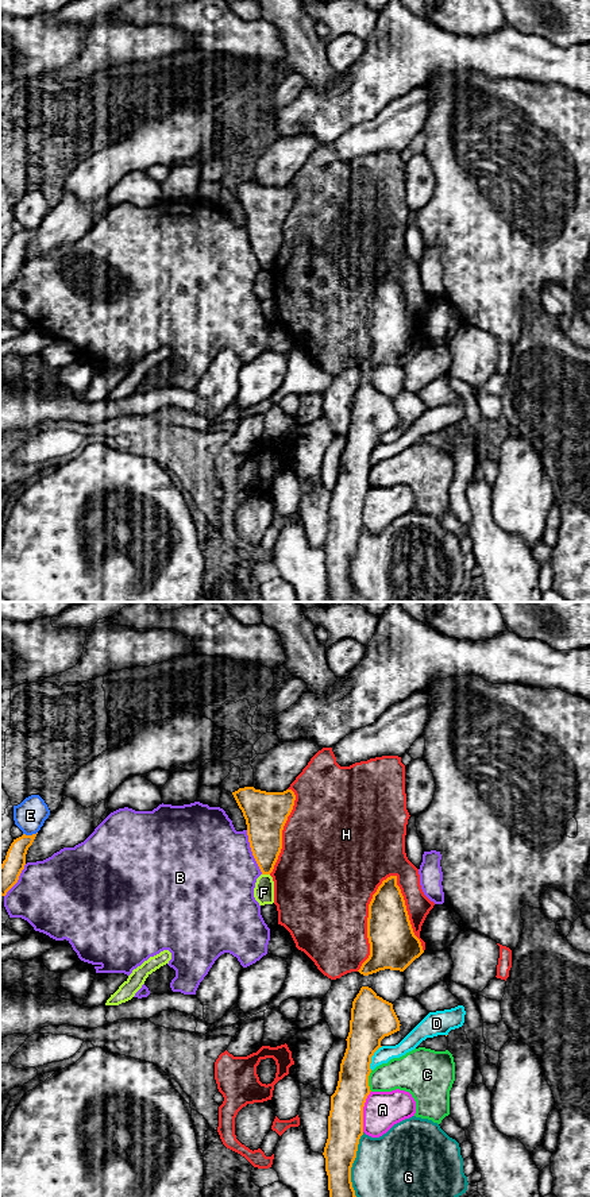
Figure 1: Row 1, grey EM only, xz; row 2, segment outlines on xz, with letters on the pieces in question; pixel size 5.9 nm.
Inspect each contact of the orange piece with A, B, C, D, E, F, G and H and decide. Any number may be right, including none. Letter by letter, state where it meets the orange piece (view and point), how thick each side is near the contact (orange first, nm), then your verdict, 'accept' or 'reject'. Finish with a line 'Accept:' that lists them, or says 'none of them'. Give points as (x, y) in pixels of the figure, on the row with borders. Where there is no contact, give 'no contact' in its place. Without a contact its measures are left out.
A: meets orange in xz at (362, 1111); 200 nm thick on the orange side, 220 nm on the other; reject
B: meets orange in xz at (251, 850); 260 nm thick on the orange side, 500 nm on the other; reject
C: meets orange in xz at (367, 1081); 200 nm thick on the orange side, 220 nm on the other; reject
D: meets orange in xz at (371, 1055); 260 nm thick on the orange side, 100 nm on the other; reject
E: meets orange in xz at (30, 836); 130 nm thick on the orange side, 190 nm on the other; reject
F: meets orange in xz at (266, 873); 200 nm thick on the orange side, 130 nm on the other; reject
G: meets orange in xz at (351, 1165); 200 nm thick on the orange side, 380 nm on the other; reject
H: meets orange in xz at (367, 919); 280 nm thick on the orange side, 500 nm on the other; reject
Accept: none of them

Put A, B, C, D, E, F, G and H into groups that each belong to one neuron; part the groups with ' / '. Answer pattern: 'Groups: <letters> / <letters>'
Groups: A / B / C / D / E / F / G / H

